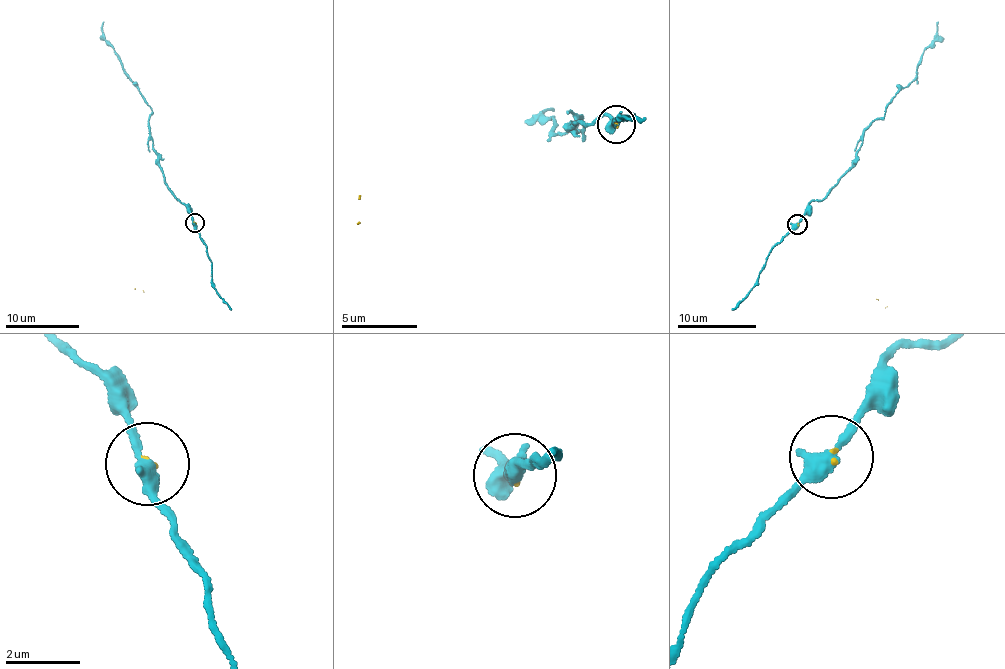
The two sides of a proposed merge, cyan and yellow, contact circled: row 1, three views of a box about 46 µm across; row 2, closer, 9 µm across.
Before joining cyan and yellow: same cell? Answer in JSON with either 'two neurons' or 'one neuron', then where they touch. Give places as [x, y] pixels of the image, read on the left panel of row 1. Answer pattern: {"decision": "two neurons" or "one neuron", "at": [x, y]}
{"decision": "two neurons", "at": [194, 223]}

